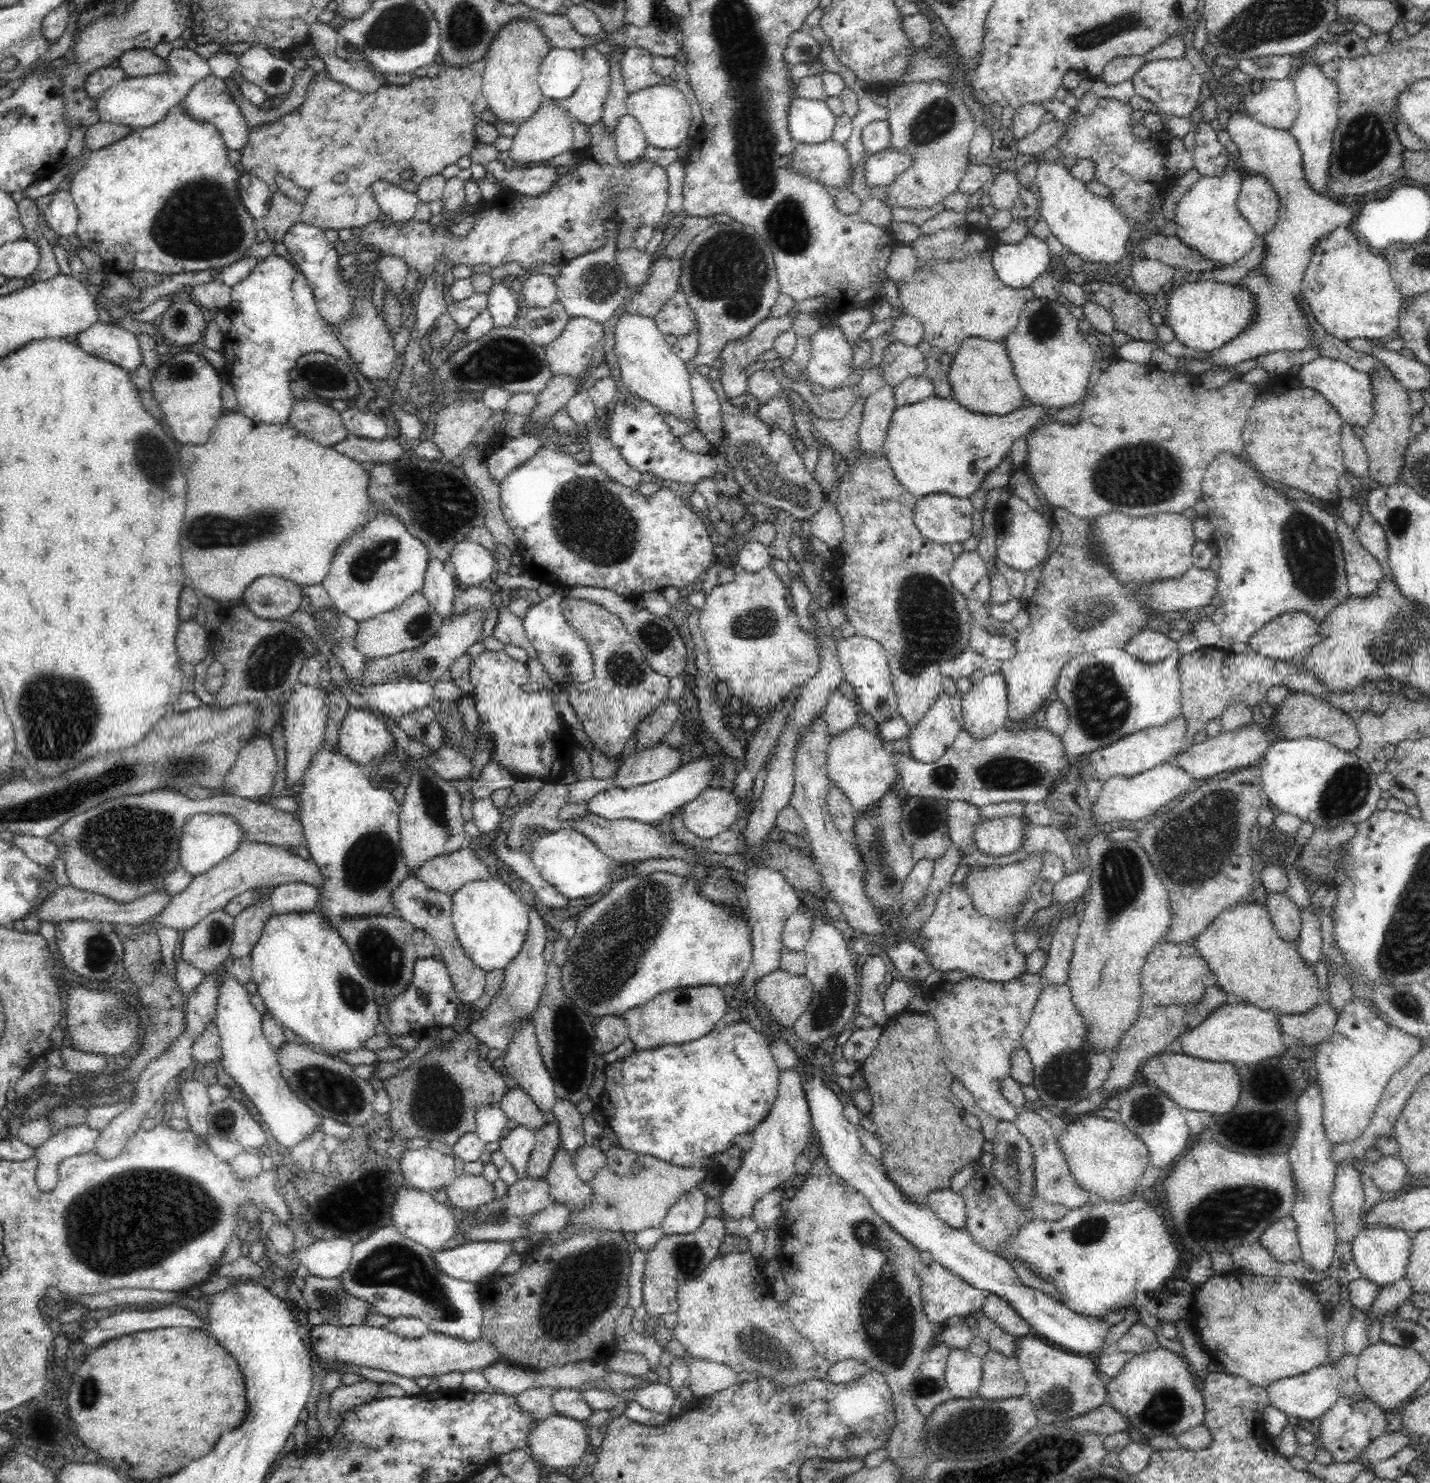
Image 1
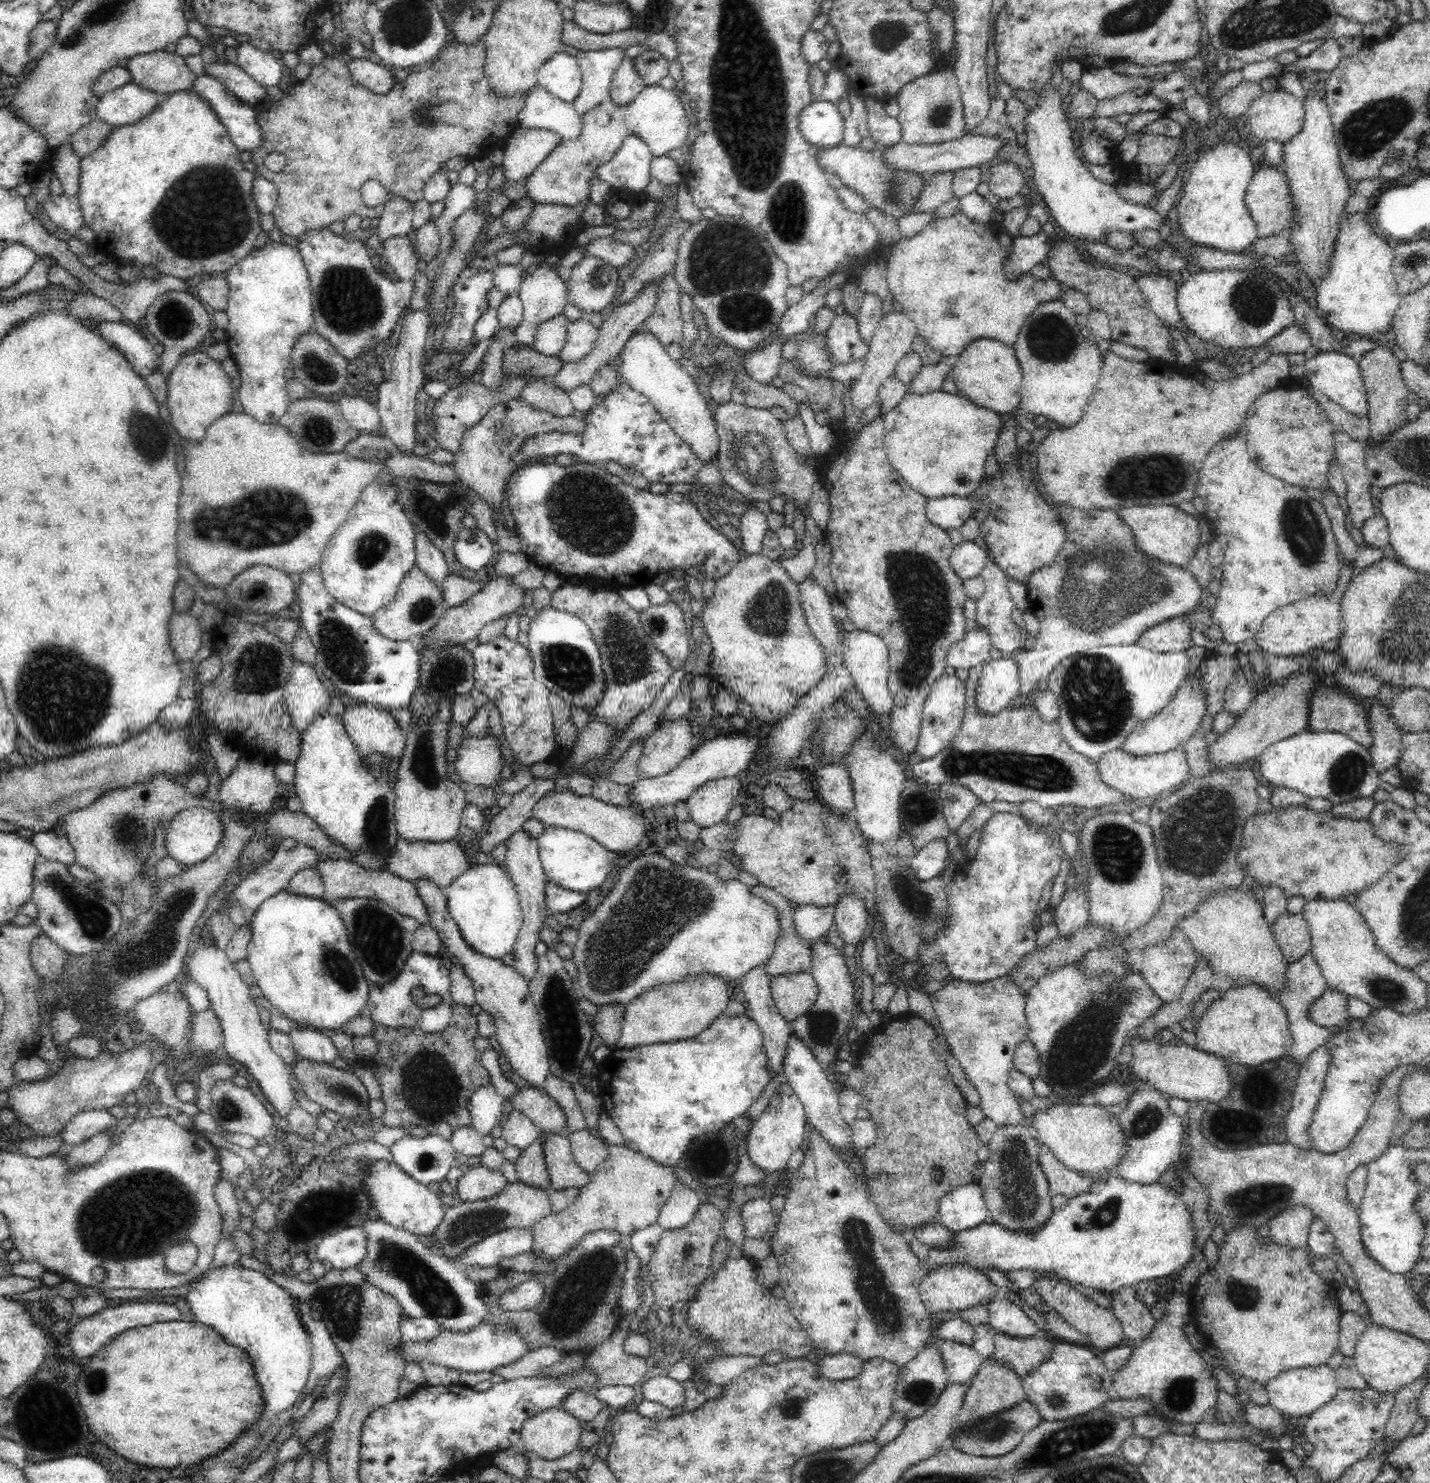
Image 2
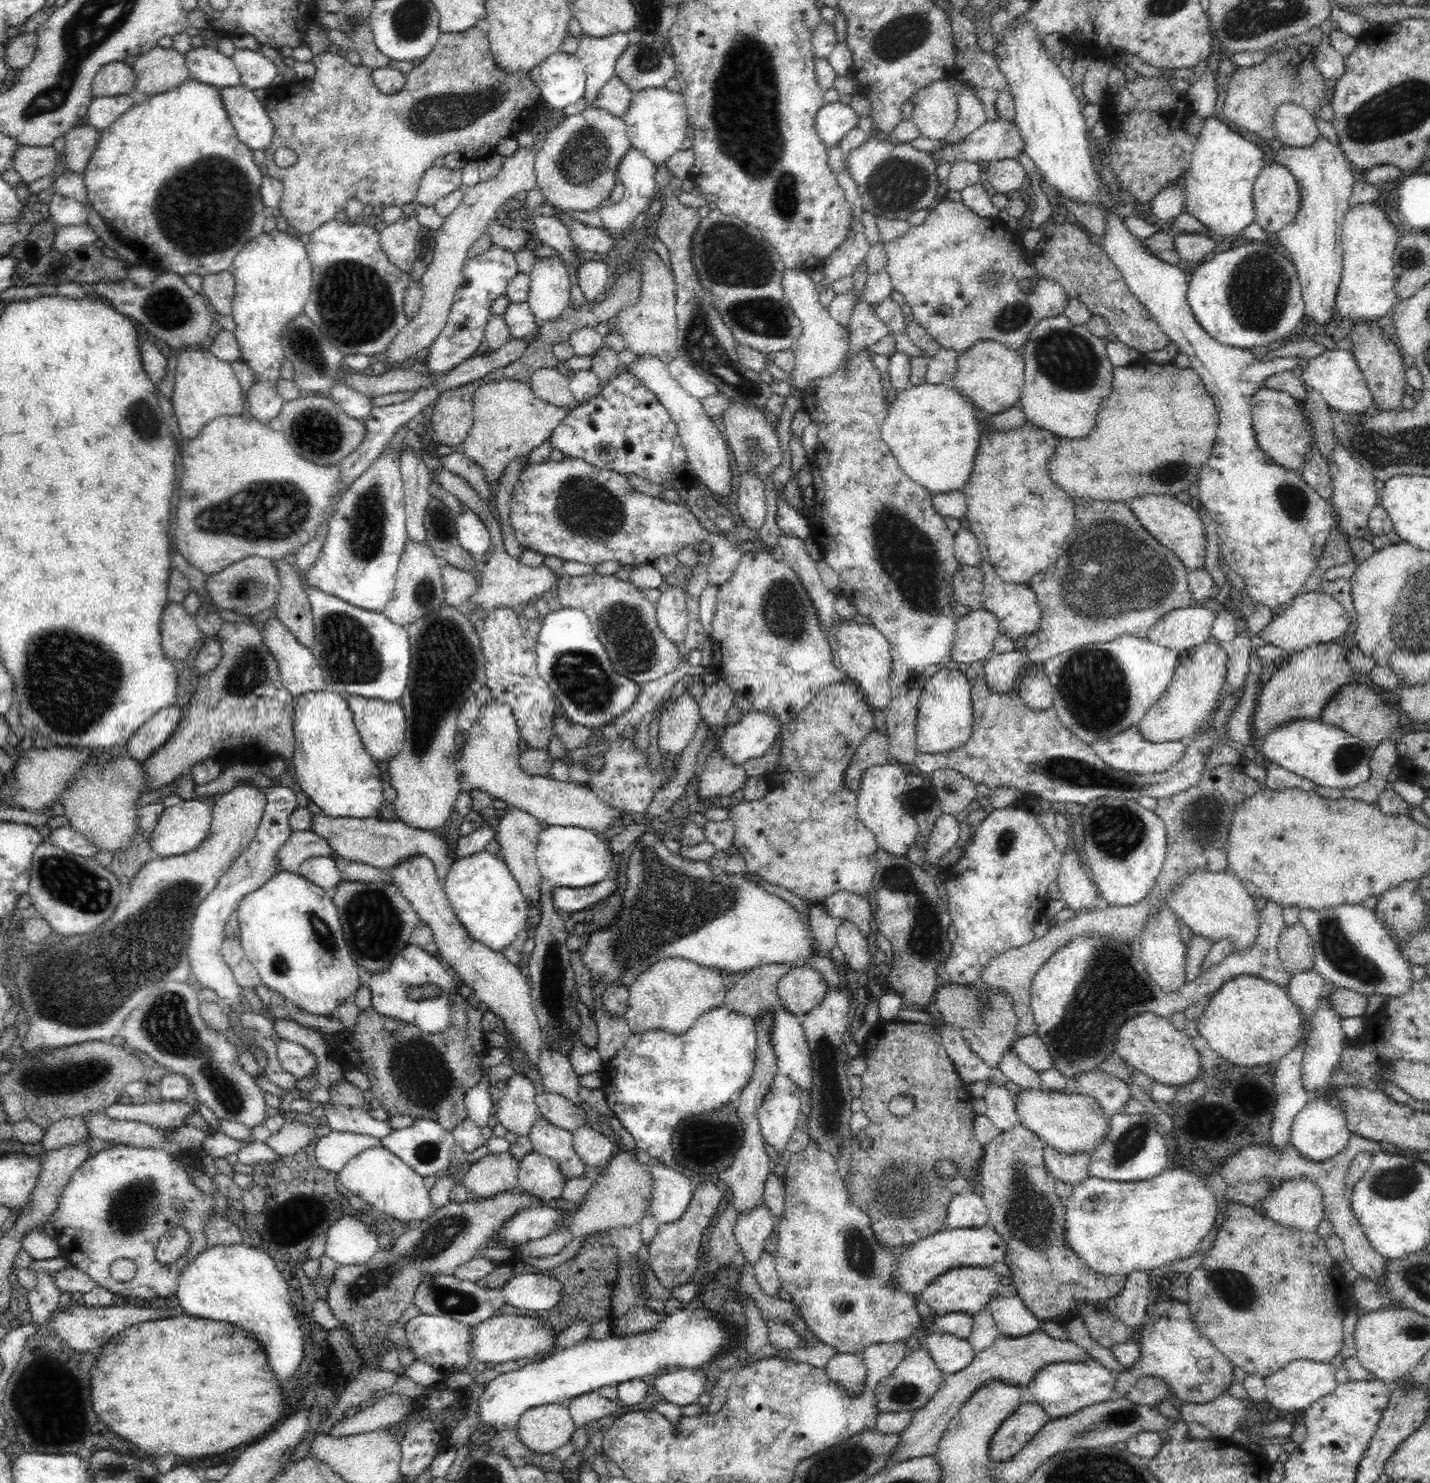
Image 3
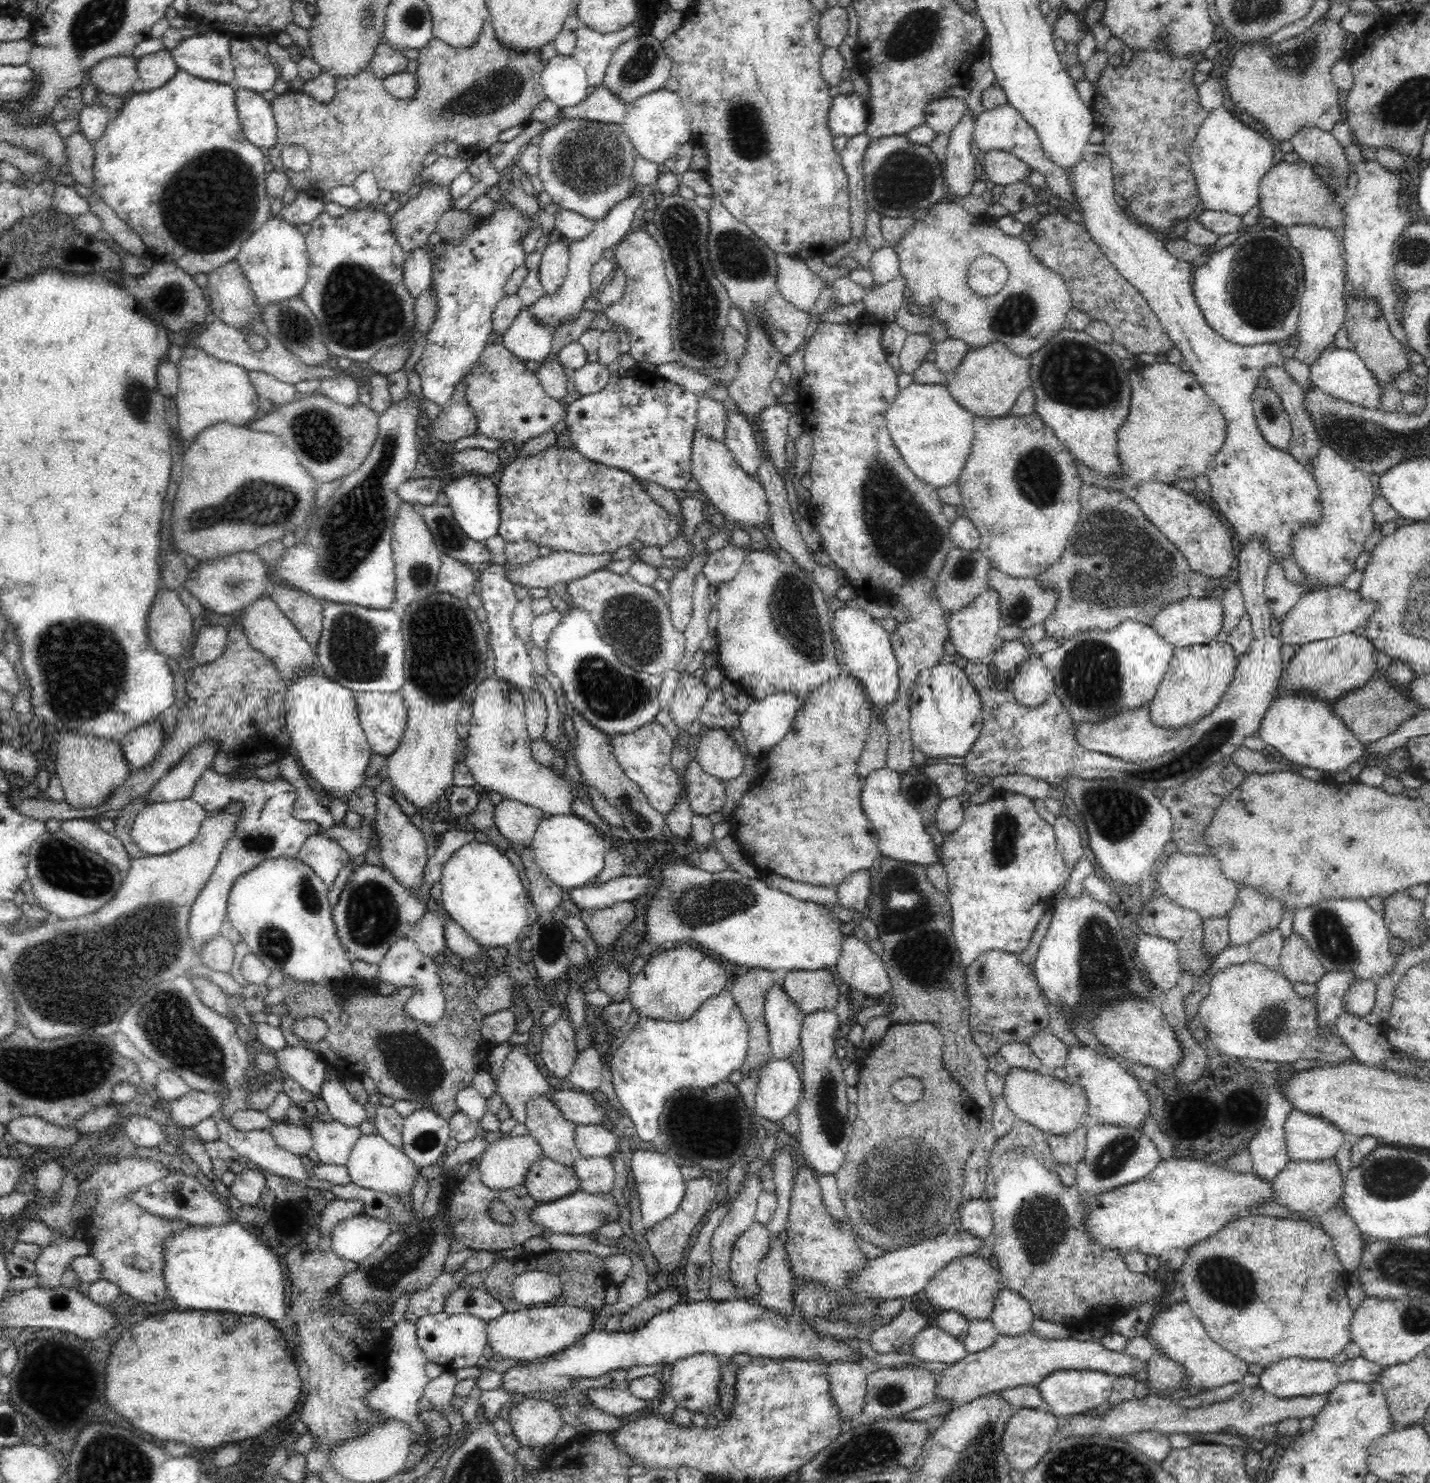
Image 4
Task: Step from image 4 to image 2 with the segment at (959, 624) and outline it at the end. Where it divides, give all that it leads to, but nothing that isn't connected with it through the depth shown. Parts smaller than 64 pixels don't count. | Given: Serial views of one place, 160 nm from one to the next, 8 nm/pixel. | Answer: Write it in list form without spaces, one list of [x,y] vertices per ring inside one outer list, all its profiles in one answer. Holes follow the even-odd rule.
[[[976,626],[968,627],[966,636],[956,642],[945,660],[945,666],[956,670],[970,670],[977,664],[989,660],[991,641],[986,630],[979,630]]]

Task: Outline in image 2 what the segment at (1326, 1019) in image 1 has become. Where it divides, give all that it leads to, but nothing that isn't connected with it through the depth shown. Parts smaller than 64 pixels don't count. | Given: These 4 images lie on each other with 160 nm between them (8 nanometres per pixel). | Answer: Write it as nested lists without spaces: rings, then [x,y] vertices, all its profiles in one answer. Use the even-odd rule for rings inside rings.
[[[1330,988],[1316,998],[1312,1006],[1306,1010],[1306,1015],[1316,1025],[1330,1030],[1334,1030],[1350,1018],[1345,995]]]

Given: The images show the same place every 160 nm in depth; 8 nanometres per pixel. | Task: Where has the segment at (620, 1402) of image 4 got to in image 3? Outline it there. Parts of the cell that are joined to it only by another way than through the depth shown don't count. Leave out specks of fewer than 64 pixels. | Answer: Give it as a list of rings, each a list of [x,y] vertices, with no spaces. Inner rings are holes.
[[[597,1391],[577,1396],[567,1405],[577,1429],[612,1414],[621,1406],[619,1401],[610,1401]]]

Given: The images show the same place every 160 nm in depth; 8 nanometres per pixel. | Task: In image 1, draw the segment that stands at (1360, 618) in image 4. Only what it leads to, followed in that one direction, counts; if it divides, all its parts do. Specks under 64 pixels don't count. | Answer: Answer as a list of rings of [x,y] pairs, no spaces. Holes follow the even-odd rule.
[[[1298,611],[1268,622],[1247,644],[1257,654],[1281,661],[1298,661],[1322,640],[1319,624],[1305,612]]]

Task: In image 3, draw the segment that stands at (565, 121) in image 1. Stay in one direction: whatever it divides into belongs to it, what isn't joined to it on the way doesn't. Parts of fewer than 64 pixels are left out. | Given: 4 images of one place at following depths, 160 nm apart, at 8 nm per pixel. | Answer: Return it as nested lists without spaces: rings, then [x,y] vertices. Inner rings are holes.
[[[538,144],[530,148],[519,146],[514,154],[505,158],[496,177],[465,188],[460,205],[443,219],[441,227],[435,233],[436,244],[433,248],[433,260],[420,283],[423,292],[420,310],[403,329],[400,329],[396,338],[383,352],[384,356],[387,356],[387,365],[401,366],[402,363],[410,363],[416,357],[417,352],[423,348],[429,348],[444,330],[454,302],[455,292],[464,283],[463,269],[466,260],[469,259],[470,247],[487,232],[488,225],[494,220],[502,204],[522,191],[528,192],[535,189],[536,156],[540,154],[540,150],[541,146]]]

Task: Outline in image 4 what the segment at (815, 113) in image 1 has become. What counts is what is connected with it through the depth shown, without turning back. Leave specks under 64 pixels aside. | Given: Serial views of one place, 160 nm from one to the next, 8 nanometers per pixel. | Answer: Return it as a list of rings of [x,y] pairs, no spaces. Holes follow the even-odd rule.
[[[857,93],[838,95],[828,108],[828,127],[831,136],[851,137],[865,133],[868,126],[868,105]]]

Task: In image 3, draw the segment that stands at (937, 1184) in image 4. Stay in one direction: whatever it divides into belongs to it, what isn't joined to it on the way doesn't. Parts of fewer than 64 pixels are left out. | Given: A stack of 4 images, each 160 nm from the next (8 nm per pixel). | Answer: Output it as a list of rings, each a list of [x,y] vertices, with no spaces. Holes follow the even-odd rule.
[[[898,1020],[876,1024],[868,1033],[862,1054],[866,1057],[866,1070],[860,1076],[862,1112],[870,1119],[870,1126],[863,1130],[860,1140],[851,1143],[854,1154],[852,1169],[846,1176],[847,1189],[854,1204],[862,1206],[861,1209],[870,1217],[874,1237],[880,1245],[888,1248],[912,1246],[918,1240],[946,1228],[946,1206],[950,1198],[972,1189],[969,1178],[981,1154],[981,1144],[974,1133],[973,1123],[977,1116],[971,1106],[974,1099],[954,1070],[942,1037],[931,1025]],[[897,1095],[910,1095],[914,1102],[914,1112],[899,1119],[889,1112],[889,1105]],[[938,1160],[950,1161],[959,1173],[952,1179],[936,1177],[932,1168]]]

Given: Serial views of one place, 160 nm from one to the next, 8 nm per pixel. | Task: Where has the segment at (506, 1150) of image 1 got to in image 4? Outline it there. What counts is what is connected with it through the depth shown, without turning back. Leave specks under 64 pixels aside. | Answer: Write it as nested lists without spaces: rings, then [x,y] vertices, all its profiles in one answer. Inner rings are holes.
[[[521,1042],[508,1054],[497,1084],[500,1098],[503,1105],[508,1107],[510,1117],[523,1125],[527,1120],[528,1102],[548,1096],[554,1090],[540,1075],[528,1049],[525,1050]]]

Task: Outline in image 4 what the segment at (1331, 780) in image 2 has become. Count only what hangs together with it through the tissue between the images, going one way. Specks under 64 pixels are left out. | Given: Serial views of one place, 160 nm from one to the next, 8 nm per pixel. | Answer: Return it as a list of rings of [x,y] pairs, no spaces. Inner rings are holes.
[[[1288,693],[1274,698],[1257,733],[1265,745],[1274,747],[1290,763],[1329,774],[1344,772],[1352,767],[1352,763],[1363,762],[1368,755],[1366,746],[1332,712],[1332,704],[1318,701],[1312,695]]]

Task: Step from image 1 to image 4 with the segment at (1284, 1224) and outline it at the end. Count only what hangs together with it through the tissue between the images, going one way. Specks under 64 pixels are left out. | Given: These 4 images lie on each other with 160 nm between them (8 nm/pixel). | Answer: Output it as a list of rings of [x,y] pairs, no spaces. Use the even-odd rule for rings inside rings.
[[[1335,1158],[1324,1160],[1324,1162],[1296,1162],[1291,1161],[1280,1174],[1274,1177],[1272,1182],[1272,1200],[1287,1208],[1291,1214],[1302,1217],[1304,1222],[1312,1223],[1325,1215],[1334,1207],[1336,1200],[1342,1196],[1343,1183],[1340,1179]]]

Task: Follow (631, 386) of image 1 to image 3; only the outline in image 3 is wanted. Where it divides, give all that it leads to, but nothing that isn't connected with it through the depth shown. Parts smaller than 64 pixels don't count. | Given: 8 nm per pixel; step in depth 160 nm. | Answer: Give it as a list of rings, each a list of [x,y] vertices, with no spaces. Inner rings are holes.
[[[653,354],[636,356],[636,360],[633,360],[628,368],[623,367],[622,369],[627,370],[630,376],[638,379],[648,391],[656,395],[656,399],[664,406],[670,419],[676,425],[678,436],[686,451],[687,461],[694,476],[699,478],[699,482],[710,490],[712,498],[725,502],[726,498],[724,496],[728,496],[732,492],[730,451],[726,446],[726,439],[720,434],[712,419],[706,415],[701,400],[688,394],[688,391],[684,390],[673,379],[672,374],[669,373],[668,364],[662,362],[661,358],[653,356]]]

